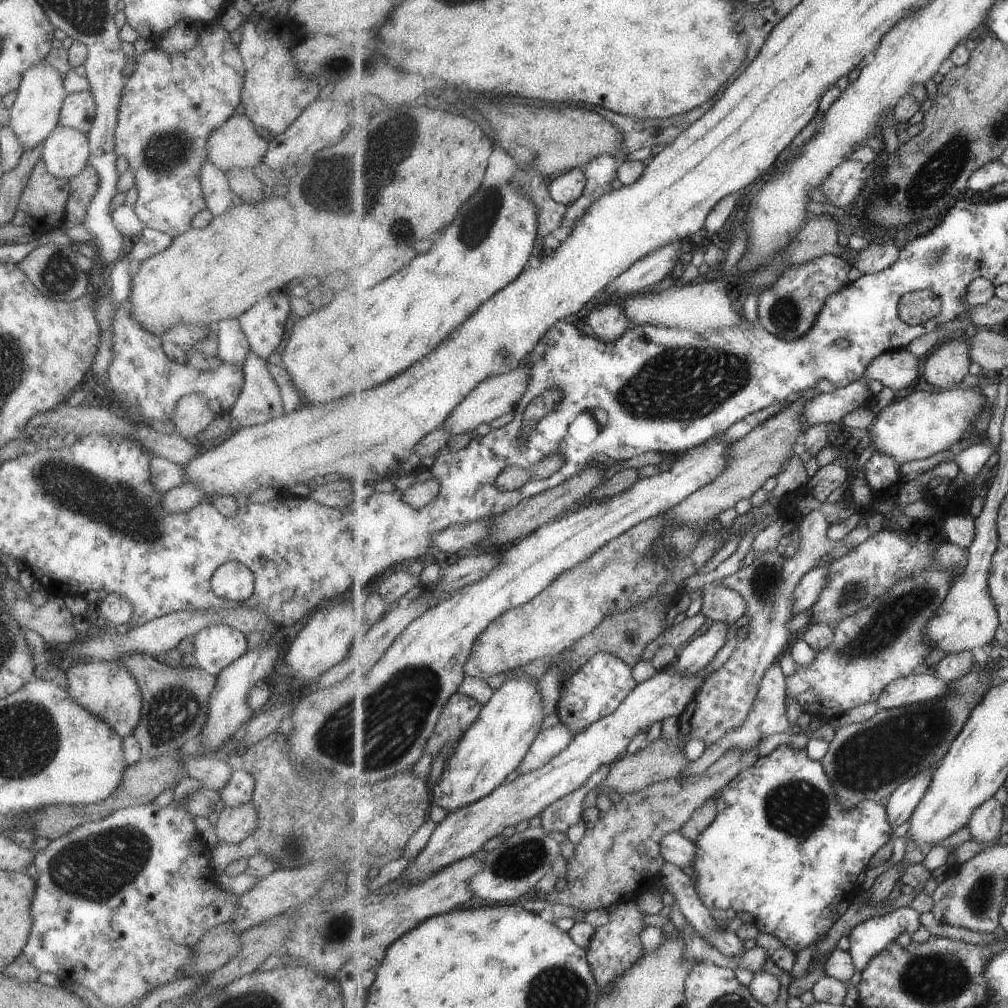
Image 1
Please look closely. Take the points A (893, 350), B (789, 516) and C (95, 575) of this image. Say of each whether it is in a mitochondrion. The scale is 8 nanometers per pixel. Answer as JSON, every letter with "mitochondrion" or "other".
{"A":"other","B":"other","C":"other"}

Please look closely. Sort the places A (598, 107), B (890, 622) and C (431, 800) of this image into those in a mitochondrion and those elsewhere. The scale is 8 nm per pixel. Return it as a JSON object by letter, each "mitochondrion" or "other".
{"A":"other","B":"mitochondrion","C":"other"}

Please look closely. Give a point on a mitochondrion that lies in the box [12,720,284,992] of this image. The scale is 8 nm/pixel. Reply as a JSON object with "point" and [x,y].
{"point":[96,868]}

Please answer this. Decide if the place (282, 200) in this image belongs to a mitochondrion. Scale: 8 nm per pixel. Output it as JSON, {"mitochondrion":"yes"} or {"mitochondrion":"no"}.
{"mitochondrion":"no"}

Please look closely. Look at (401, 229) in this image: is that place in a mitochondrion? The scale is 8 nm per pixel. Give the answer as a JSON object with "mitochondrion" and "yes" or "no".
{"mitochondrion":"yes"}

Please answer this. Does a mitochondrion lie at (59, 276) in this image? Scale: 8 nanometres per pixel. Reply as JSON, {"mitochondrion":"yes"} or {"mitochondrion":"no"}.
{"mitochondrion":"yes"}

